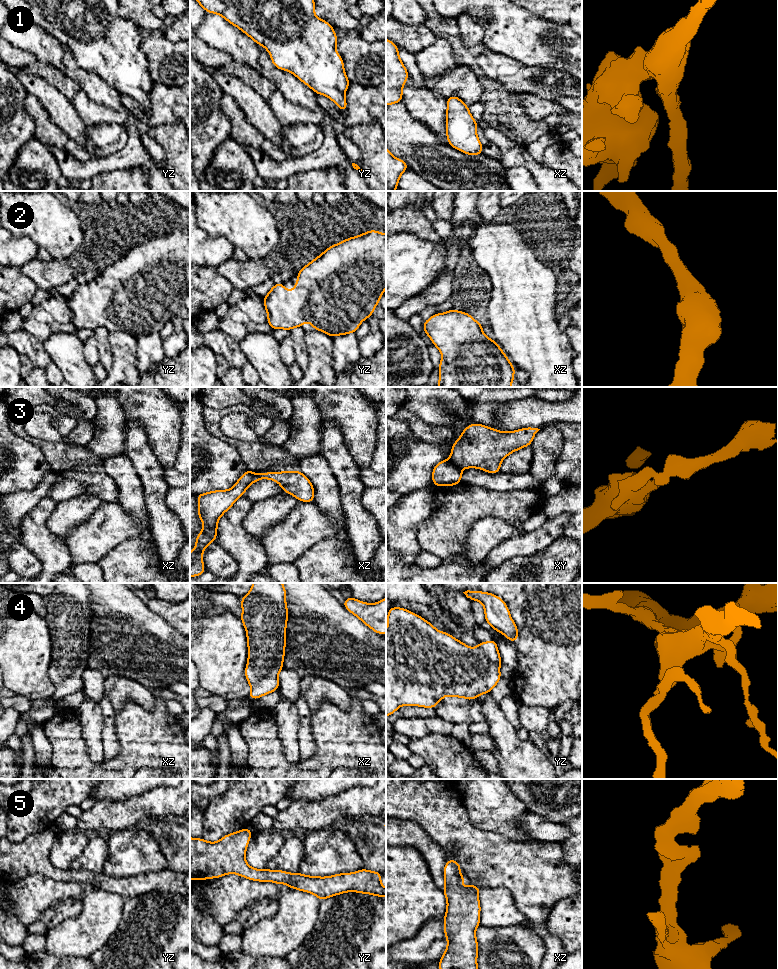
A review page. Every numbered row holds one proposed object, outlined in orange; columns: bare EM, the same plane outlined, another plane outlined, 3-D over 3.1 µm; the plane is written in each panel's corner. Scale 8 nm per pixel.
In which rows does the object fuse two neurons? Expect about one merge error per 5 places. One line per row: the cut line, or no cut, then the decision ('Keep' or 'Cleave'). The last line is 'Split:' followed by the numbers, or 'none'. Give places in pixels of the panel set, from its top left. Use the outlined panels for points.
1: No split. Keep
2: No split. Keep
3: Split along xy (450, 459), (461, 466). Cleave
4: No split. Keep
5: No split. Keep
Split: 3

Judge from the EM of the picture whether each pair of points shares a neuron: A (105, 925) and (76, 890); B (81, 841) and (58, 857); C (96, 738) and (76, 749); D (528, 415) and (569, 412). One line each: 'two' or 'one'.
A: two
B: one
C: two
D: one

